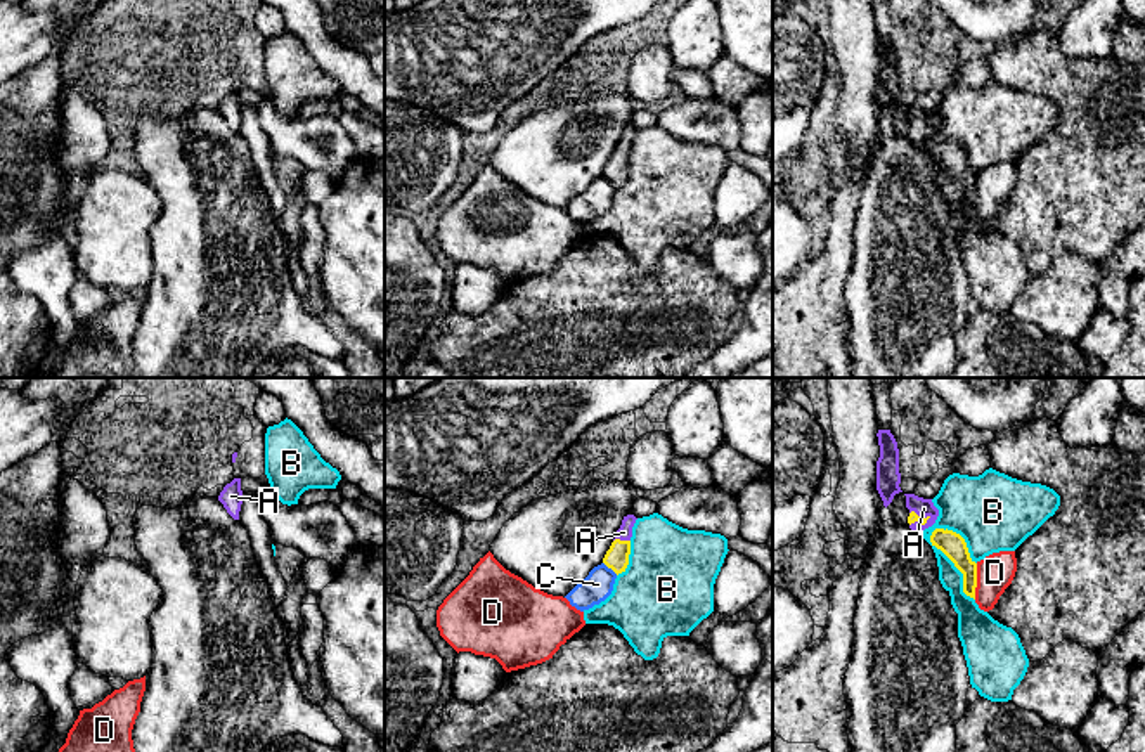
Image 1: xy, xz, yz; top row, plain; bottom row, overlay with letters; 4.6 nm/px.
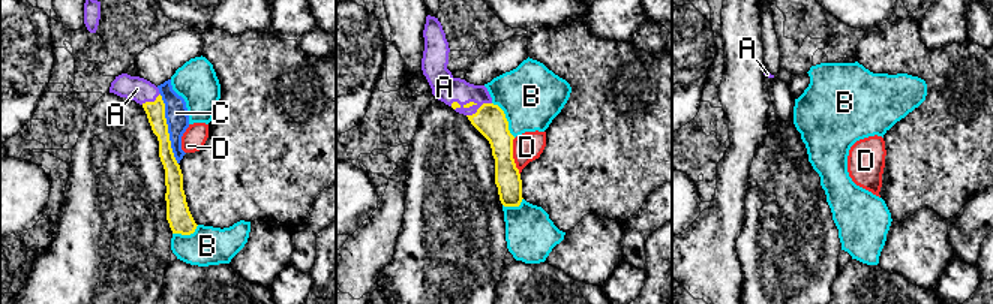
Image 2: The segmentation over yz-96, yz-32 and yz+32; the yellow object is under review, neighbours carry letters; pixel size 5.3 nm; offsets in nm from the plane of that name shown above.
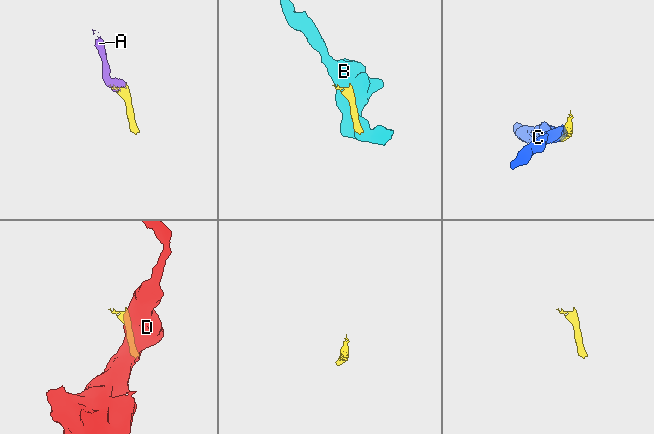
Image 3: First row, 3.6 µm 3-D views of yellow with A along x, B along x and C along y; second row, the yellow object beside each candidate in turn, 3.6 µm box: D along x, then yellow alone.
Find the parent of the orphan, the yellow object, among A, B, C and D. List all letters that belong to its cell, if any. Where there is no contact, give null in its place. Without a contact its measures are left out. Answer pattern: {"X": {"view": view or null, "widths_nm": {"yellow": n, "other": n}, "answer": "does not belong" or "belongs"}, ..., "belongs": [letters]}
{"A": {"view": "xz", "widths_nm": {"yellow": 110, "other": 70}, "answer": "belongs"}, "B": {"view": "yz", "widths_nm": {"yellow": 110, "other": 280}, "answer": "does not belong"}, "C": {"view": "xz", "widths_nm": {"yellow": 110, "other": 140}, "answer": "does not belong"}, "D": {"view": "yz", "widths_nm": {"yellow": 110, "other": 170}, "answer": "does not belong"}, "belongs": ["A"]}

